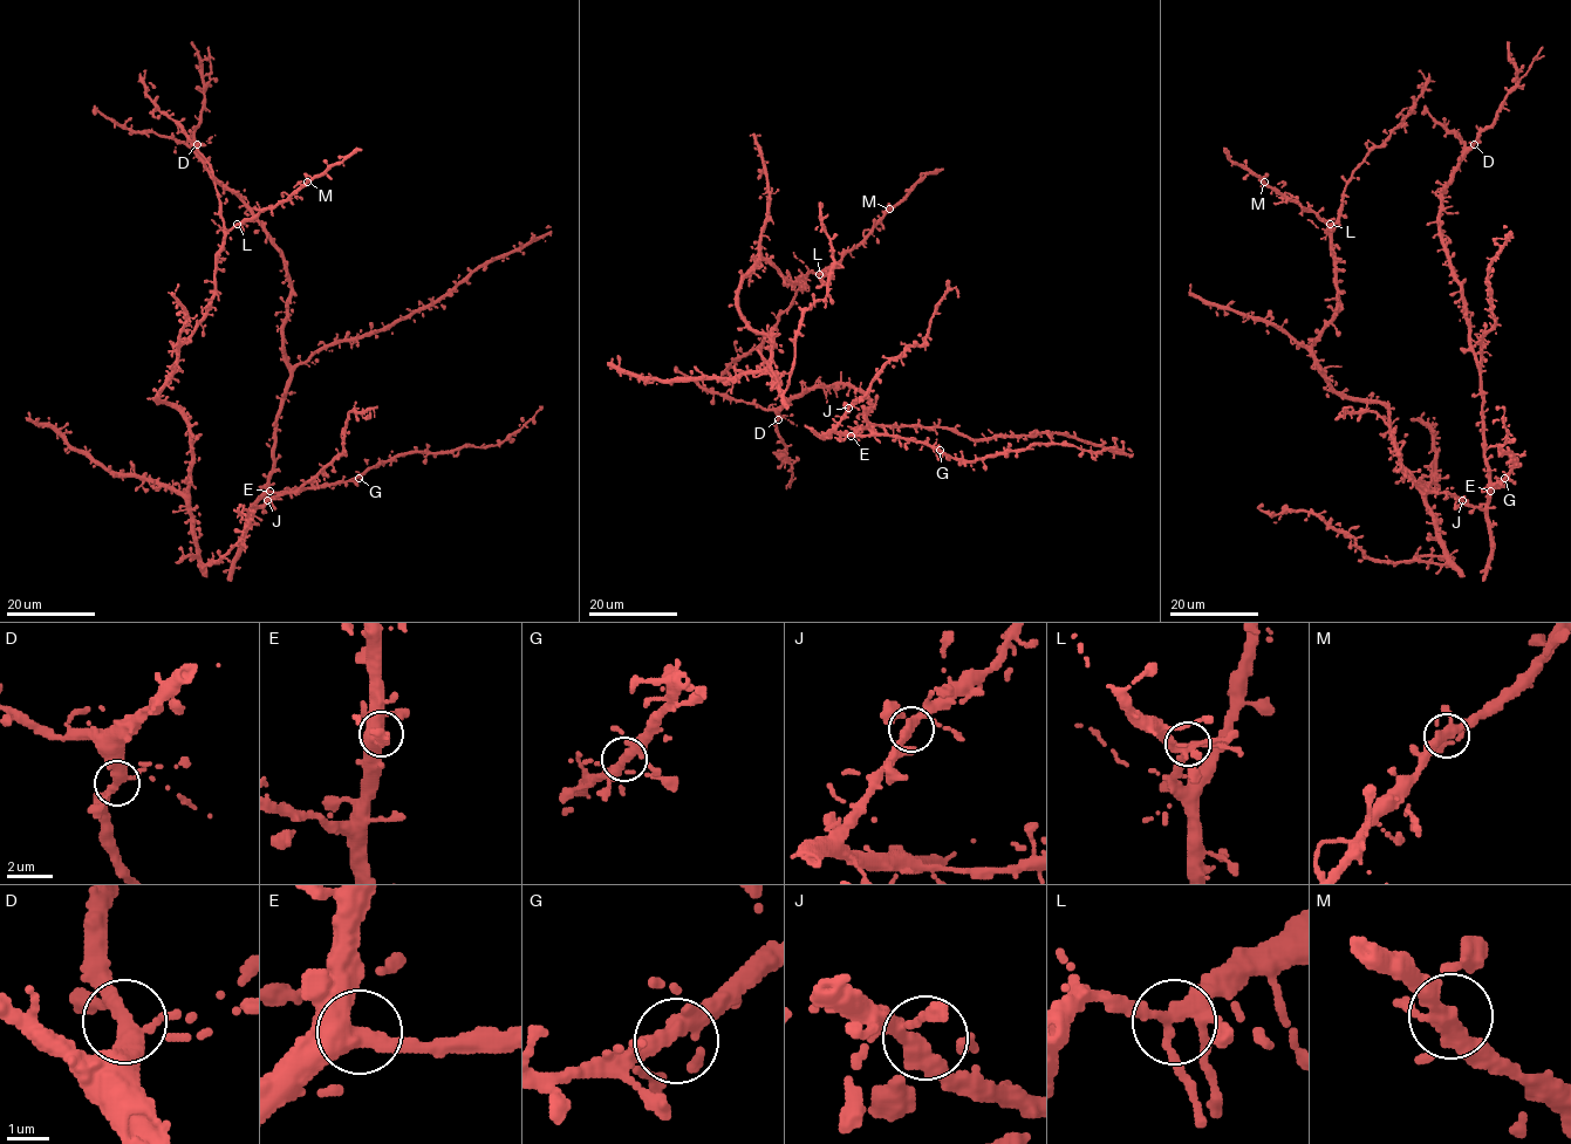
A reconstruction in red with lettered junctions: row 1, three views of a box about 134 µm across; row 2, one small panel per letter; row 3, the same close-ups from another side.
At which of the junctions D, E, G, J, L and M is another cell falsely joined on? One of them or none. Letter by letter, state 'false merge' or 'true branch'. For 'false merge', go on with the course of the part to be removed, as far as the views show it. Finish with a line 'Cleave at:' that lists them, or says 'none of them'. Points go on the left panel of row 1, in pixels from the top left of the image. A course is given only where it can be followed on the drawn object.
D: true branch
E: true branch
G: true branch
J: true branch
L: true branch
M: true branch
Cleave at: none of them

